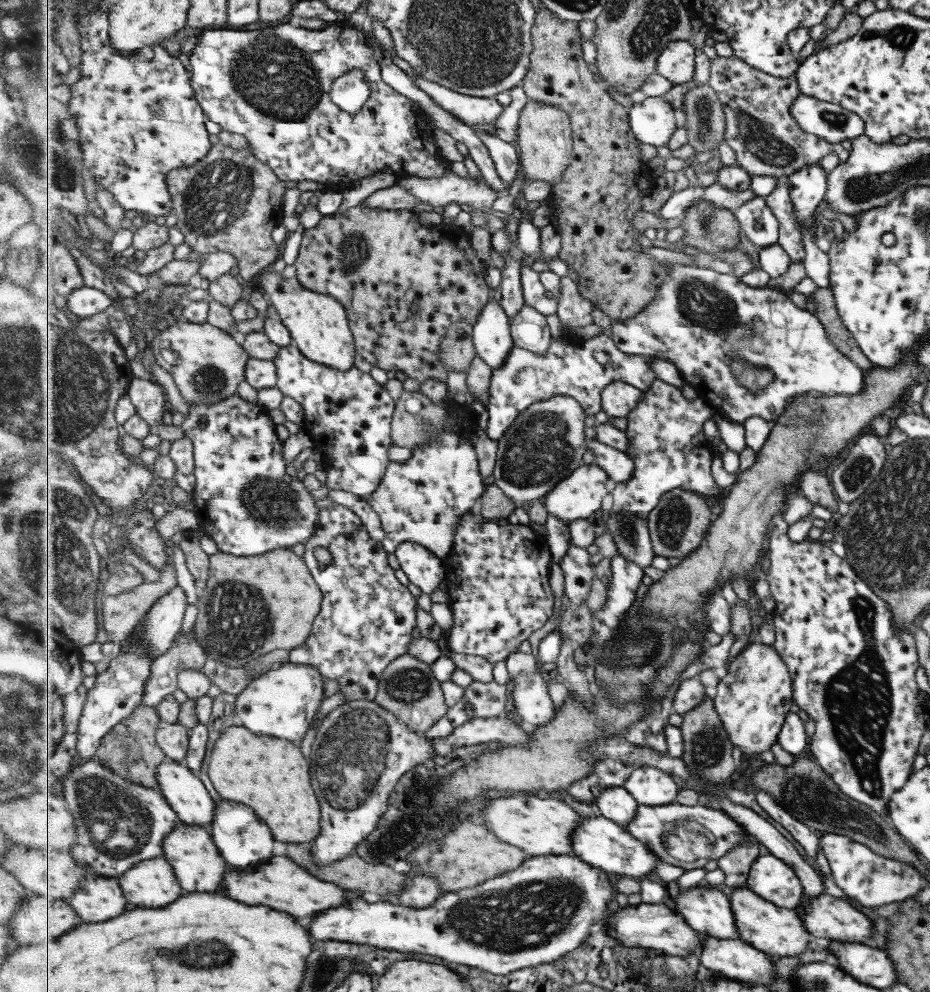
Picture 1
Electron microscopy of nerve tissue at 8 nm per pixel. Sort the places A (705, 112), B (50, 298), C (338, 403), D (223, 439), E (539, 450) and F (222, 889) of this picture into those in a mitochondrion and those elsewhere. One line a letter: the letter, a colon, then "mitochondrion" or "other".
A: mitochondrion
B: other
C: other
D: other
E: mitochondrion
F: other

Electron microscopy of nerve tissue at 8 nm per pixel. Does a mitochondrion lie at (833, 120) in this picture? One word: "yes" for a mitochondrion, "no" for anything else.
yes

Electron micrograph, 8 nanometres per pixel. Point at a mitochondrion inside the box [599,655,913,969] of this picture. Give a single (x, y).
(807, 796)

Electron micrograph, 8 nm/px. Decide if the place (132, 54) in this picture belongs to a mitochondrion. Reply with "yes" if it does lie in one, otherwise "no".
no

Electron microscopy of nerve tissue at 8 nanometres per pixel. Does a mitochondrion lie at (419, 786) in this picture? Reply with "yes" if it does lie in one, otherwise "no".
no

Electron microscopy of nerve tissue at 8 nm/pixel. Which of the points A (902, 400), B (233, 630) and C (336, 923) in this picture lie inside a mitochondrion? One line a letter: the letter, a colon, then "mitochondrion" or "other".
A: other
B: mitochondrion
C: other

